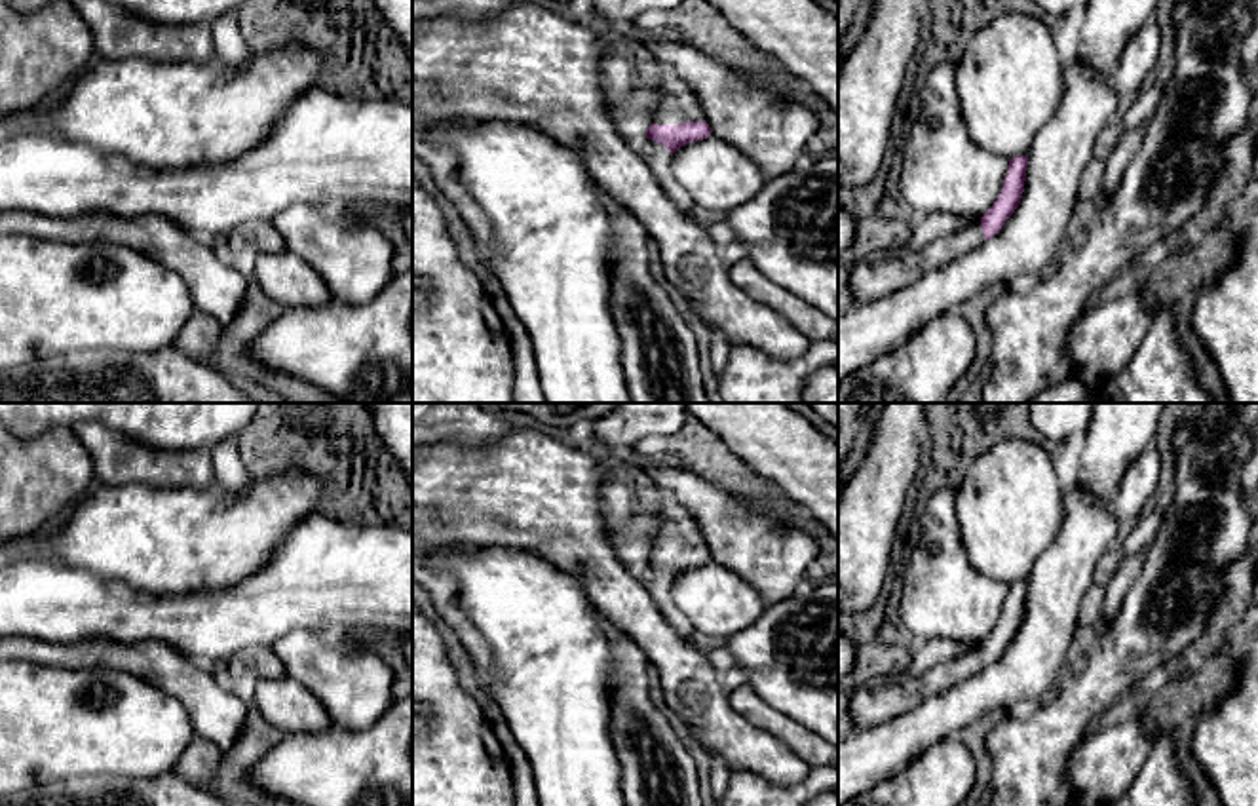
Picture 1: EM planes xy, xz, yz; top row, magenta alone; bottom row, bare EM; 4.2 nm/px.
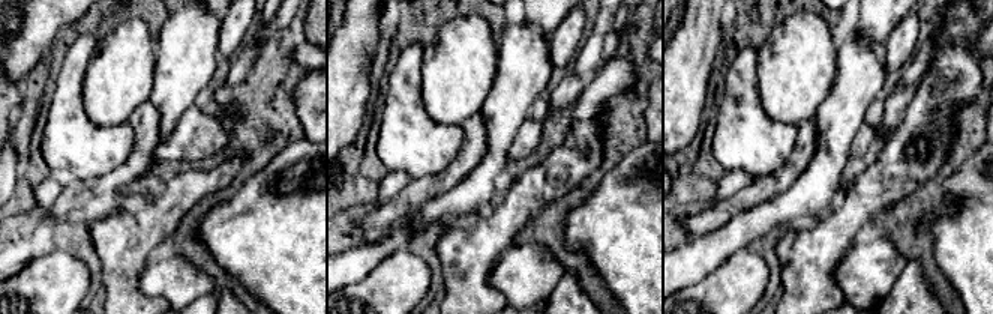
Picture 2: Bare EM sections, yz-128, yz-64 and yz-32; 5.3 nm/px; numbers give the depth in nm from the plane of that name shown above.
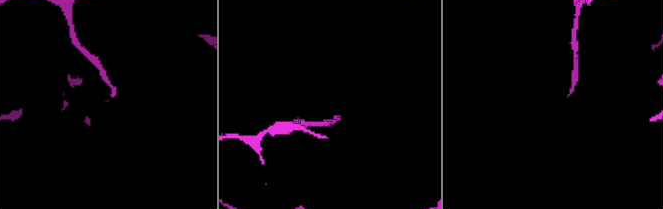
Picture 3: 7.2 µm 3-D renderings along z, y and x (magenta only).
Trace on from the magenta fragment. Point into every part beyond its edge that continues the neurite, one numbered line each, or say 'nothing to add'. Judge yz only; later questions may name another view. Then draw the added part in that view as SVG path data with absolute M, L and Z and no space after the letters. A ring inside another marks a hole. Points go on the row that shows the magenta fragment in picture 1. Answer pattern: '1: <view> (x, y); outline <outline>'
1: yz (871, 280); outline M981 219L967 228L925 247L906 247L897 255L849 266L849 289L855 304L867 304L914 285L927 272L943 268L984 241Z

